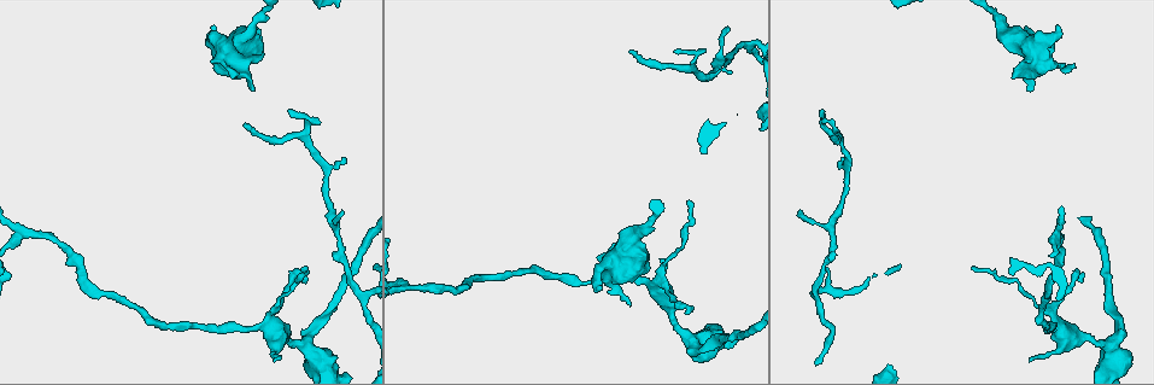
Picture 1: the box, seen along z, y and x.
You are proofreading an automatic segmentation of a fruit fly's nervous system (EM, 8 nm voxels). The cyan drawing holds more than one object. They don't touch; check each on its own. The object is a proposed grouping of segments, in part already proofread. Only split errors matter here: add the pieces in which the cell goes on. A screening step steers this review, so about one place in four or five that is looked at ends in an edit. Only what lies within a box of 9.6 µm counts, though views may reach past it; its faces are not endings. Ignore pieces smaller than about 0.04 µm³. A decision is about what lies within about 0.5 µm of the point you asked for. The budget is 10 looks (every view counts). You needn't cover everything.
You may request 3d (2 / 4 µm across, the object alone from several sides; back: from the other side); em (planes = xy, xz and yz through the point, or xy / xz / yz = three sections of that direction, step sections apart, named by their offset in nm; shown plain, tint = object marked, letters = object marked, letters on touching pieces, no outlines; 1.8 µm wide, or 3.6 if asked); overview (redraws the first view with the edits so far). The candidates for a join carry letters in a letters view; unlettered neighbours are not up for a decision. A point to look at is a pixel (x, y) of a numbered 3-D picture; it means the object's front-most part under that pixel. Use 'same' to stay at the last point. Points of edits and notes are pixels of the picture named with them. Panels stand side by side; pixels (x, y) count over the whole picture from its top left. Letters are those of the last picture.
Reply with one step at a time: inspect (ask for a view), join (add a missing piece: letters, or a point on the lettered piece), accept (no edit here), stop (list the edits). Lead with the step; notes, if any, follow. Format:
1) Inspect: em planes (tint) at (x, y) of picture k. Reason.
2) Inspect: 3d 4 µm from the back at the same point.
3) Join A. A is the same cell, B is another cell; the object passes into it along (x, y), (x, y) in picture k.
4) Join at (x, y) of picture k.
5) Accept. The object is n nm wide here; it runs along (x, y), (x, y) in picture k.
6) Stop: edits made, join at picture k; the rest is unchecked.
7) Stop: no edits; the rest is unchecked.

Inspect: em yz step 16 (letters) at (276, 360) of picture 1. Thin end.

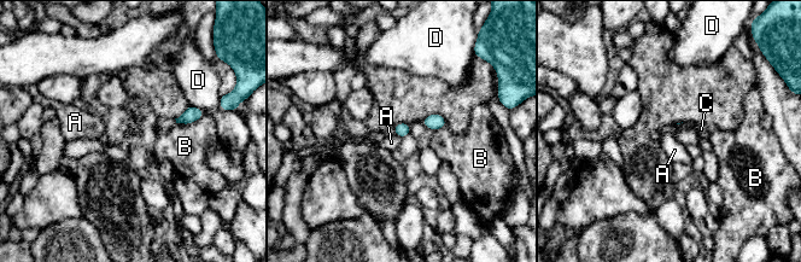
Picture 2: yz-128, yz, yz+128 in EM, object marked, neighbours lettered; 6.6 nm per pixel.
Inspect: em planes (letters) at the same point.

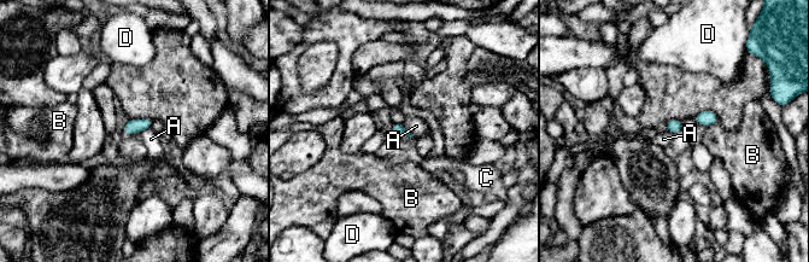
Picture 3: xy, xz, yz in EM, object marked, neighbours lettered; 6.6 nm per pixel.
Accept. A, B, C and D are other cells; a border runs along (151, 126), (136, 134) in picture 3; no lettered piece goes on from it.

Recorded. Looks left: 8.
Inspect: em planes (plain) at (687, 200) of picture 1. Free end.

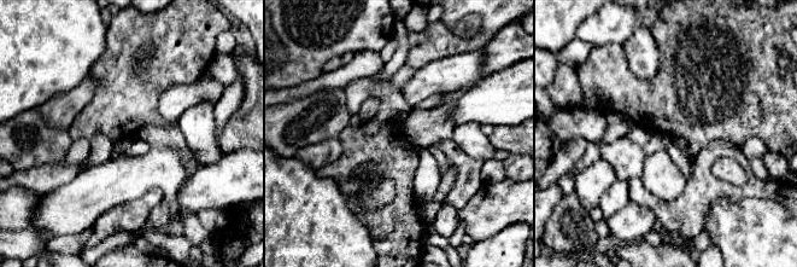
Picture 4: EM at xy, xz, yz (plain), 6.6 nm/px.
Inspect: em planes (letters) at the same point.

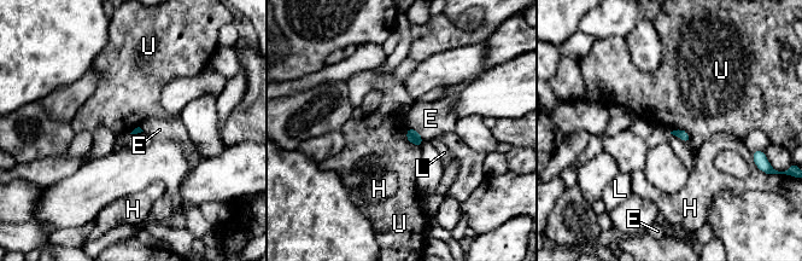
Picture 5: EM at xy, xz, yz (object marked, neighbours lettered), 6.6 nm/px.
Accept. The longest contact is with U, 170 nm; E, H, L and U are other cells; none of them fits.

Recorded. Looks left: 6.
Inspect: em planes (letters) at (816, 287) of picture 1. Three-way junction.

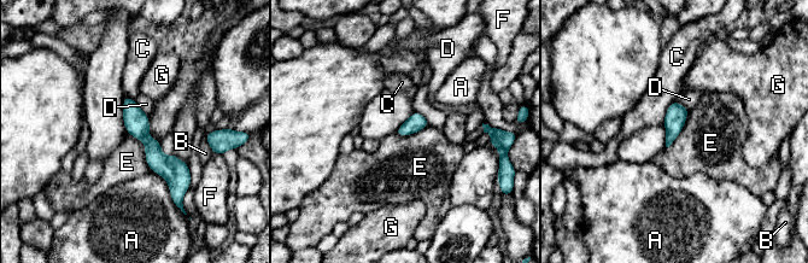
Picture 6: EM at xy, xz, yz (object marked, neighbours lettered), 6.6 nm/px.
Accept. A, B, C, D, E, F and G are other cells; a border runs along (128, 133), (144, 144), (151, 169) in picture 6; none of them fits.

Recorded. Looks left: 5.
Inspect: em planes (plain) at (244, 125) of picture 1. An open end.

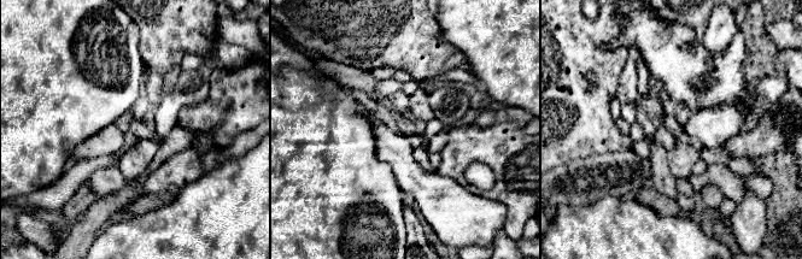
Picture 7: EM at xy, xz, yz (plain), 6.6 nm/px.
Inspect: em planes (letters) at the same point.

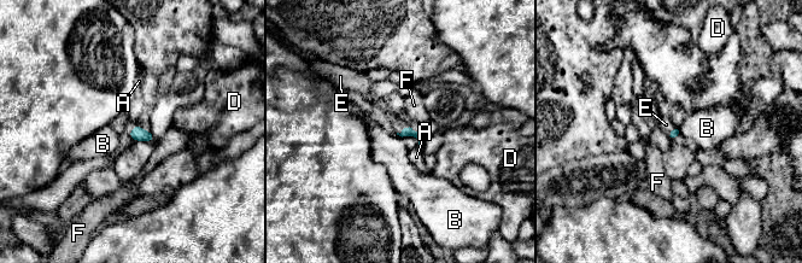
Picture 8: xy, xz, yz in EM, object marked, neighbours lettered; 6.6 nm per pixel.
Join at (396, 123) of picture 8. E is the same cell, A, B, D and F are other cells; the object passes into it along (407, 132), (403, 129), (396, 123) in picture 8; the cell continues.

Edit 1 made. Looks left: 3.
Stop: edits made, join at picture 8; the rest is unchecked.

